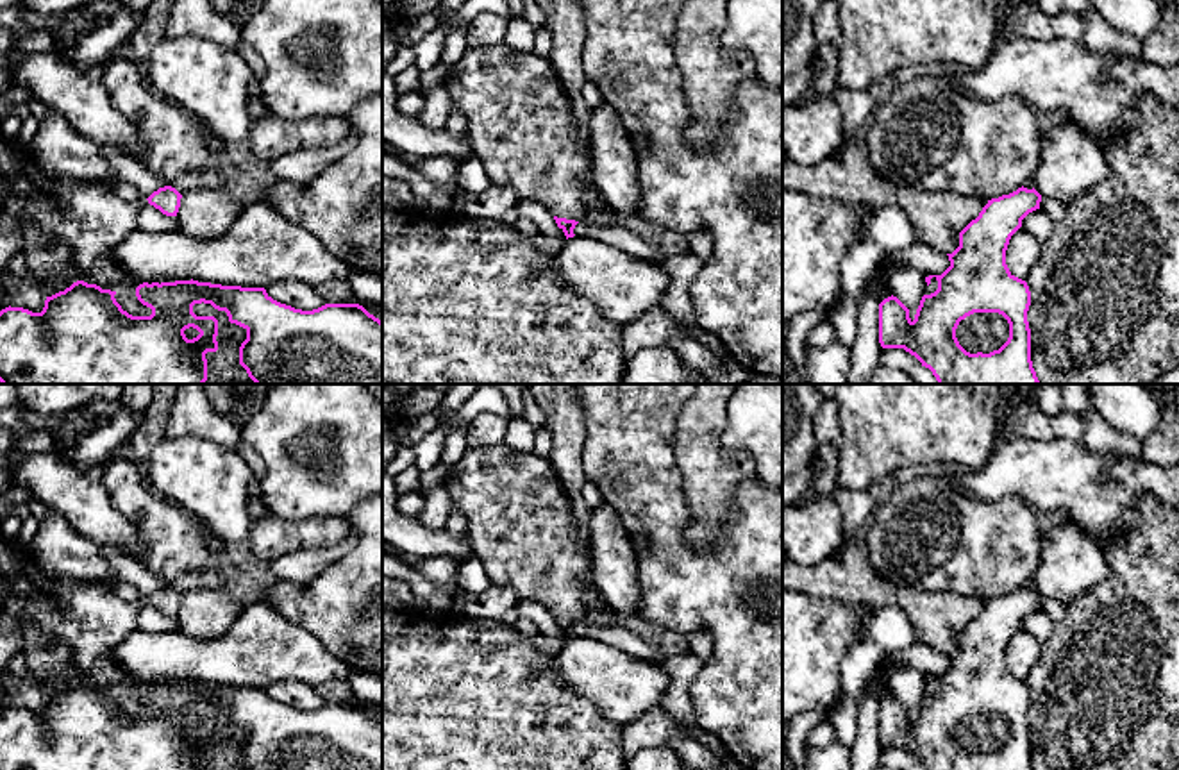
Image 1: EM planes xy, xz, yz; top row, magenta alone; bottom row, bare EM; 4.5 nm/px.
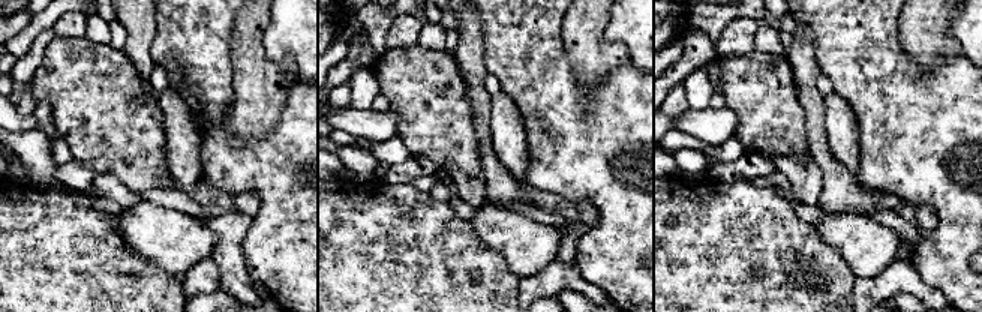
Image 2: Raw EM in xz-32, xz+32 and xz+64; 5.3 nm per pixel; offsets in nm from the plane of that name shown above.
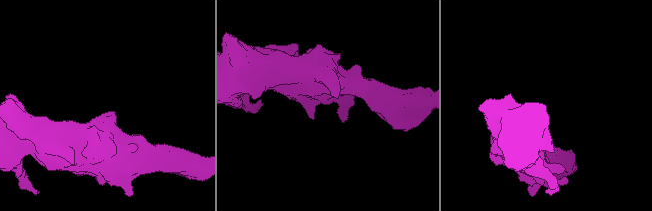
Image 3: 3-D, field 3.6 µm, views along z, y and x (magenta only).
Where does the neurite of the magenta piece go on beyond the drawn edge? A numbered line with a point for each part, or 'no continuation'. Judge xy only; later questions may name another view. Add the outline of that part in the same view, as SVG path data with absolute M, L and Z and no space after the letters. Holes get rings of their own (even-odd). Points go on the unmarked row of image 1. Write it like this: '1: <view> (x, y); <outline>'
no continuation

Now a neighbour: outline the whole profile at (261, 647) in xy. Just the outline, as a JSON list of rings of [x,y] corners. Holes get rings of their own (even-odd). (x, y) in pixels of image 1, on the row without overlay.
[[[263,602],[245,606],[218,640],[136,629],[111,650],[111,661],[134,681],[193,679],[241,688],[289,679],[318,688],[348,681],[352,672],[307,629]]]

